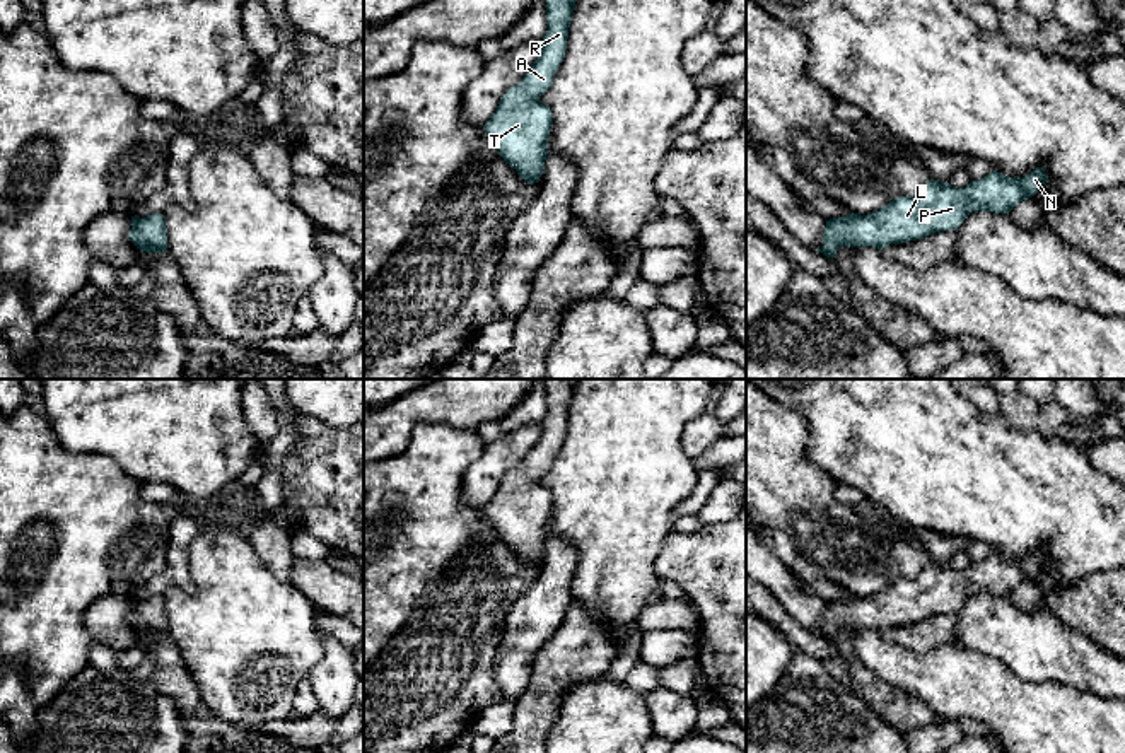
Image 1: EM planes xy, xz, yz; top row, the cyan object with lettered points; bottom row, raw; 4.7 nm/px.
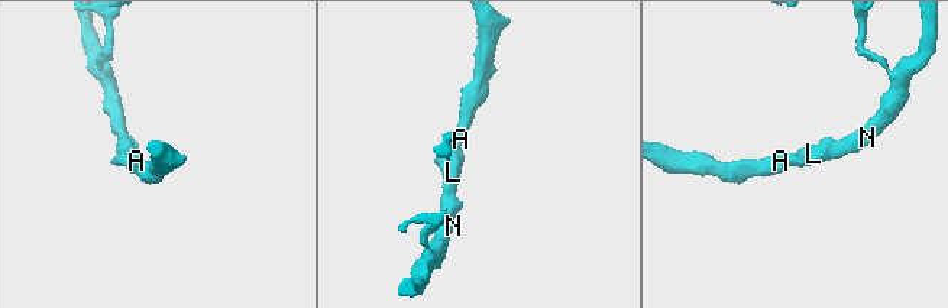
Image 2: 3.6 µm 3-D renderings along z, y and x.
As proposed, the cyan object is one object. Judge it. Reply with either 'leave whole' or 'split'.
leave whole

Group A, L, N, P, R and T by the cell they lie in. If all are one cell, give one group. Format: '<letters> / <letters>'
A L N P R T

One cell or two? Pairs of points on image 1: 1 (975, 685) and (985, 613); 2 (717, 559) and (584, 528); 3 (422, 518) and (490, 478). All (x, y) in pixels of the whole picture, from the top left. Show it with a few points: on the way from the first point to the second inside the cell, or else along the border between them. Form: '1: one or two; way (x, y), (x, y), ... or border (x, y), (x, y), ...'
1: two; border (961, 644), (999, 659), (1014, 675)
2: two; border (673, 530), (654, 562), (656, 574)
3: two; border (478, 456), (463, 477), (463, 501), (482, 509)

